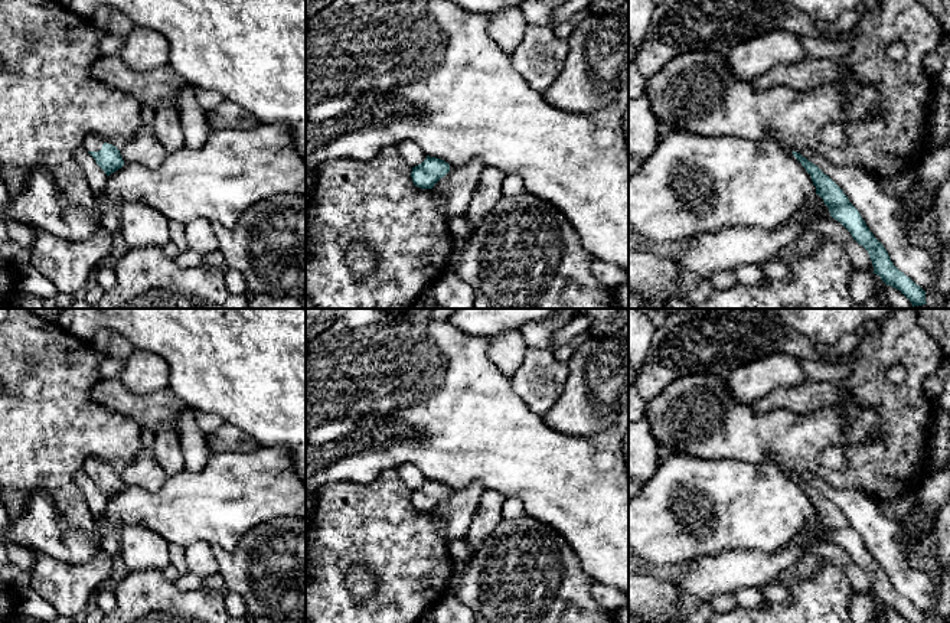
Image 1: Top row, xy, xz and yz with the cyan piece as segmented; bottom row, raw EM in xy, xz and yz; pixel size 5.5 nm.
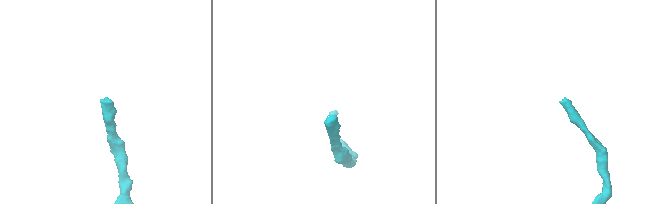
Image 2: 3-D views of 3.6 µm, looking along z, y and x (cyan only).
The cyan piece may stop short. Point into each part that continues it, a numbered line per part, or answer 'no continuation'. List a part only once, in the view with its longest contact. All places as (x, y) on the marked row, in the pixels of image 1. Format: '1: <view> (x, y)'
1: xy (92, 143)

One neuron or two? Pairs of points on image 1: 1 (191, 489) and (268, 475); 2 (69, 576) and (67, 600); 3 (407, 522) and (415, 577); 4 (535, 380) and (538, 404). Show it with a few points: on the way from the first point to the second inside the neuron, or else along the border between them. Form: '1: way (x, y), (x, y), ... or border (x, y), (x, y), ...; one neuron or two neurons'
1: way (209, 489), (250, 488); one neuron
2: way (69, 581), (69, 594); one neuron
3: way (407, 535), (407, 553), (413, 564); one neuron
4: way (538, 385), (538, 398); one neuron

